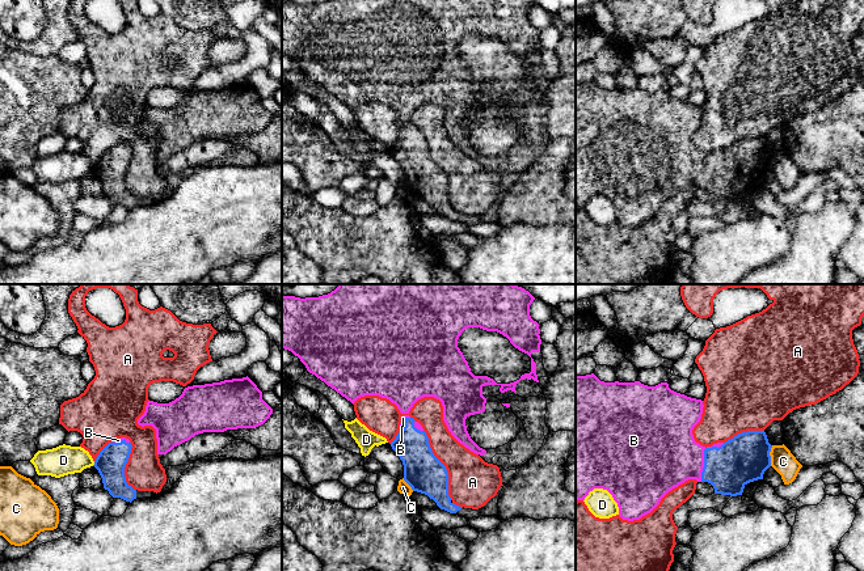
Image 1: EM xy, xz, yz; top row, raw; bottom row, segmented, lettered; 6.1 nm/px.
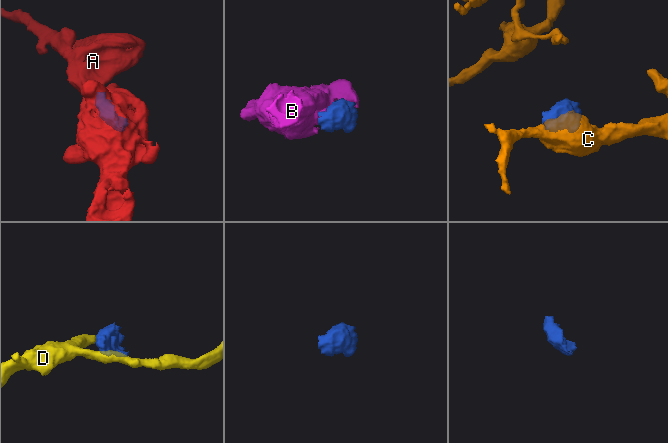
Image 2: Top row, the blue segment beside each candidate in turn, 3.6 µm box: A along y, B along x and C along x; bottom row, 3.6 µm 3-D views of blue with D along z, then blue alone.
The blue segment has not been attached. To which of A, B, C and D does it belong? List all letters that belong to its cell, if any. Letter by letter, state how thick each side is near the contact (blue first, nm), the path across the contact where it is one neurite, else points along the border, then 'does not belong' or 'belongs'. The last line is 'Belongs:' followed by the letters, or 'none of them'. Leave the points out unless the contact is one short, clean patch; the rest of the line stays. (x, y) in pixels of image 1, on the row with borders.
A: 240/300 nm | does not belong
B: 300/420 nm | across yz (744, 459), (704, 456), (664, 453) | belongs
C: 300/150 nm | along yz (772, 445), (770, 465) | does not belong
D: 180/190 nm | does not belong
Belongs: B

